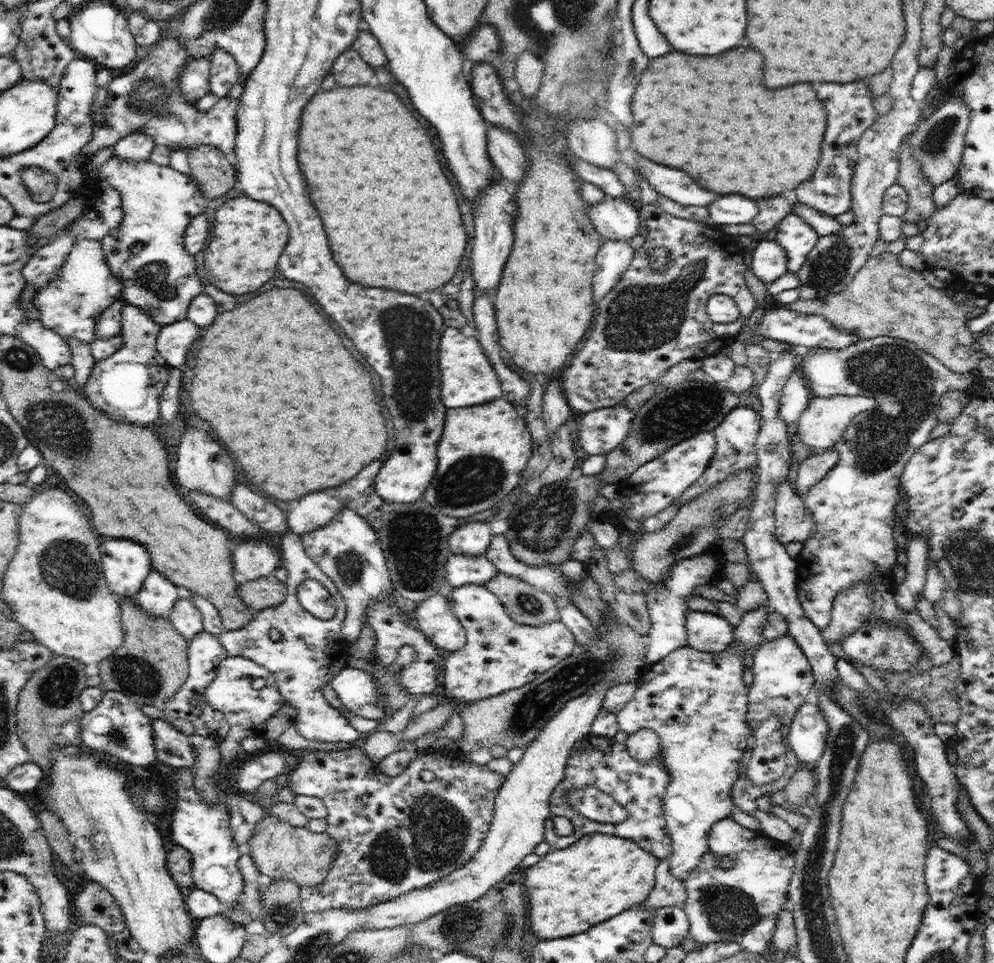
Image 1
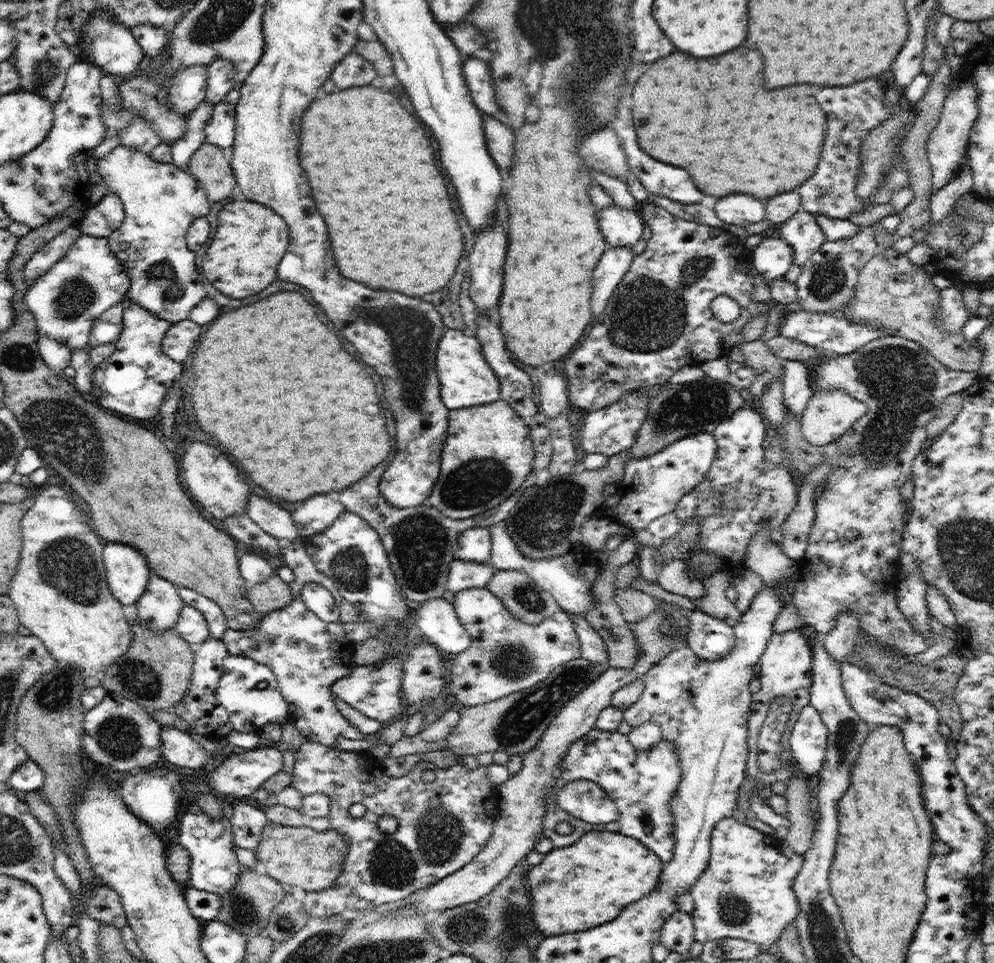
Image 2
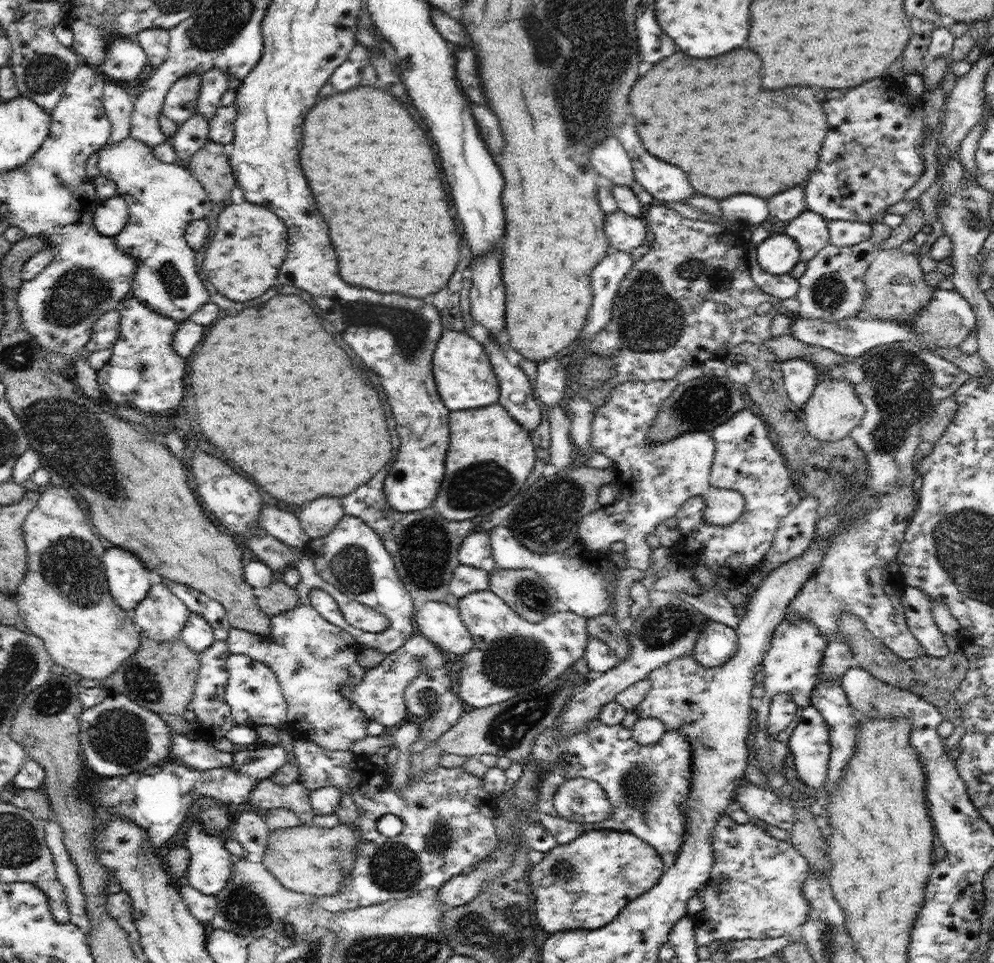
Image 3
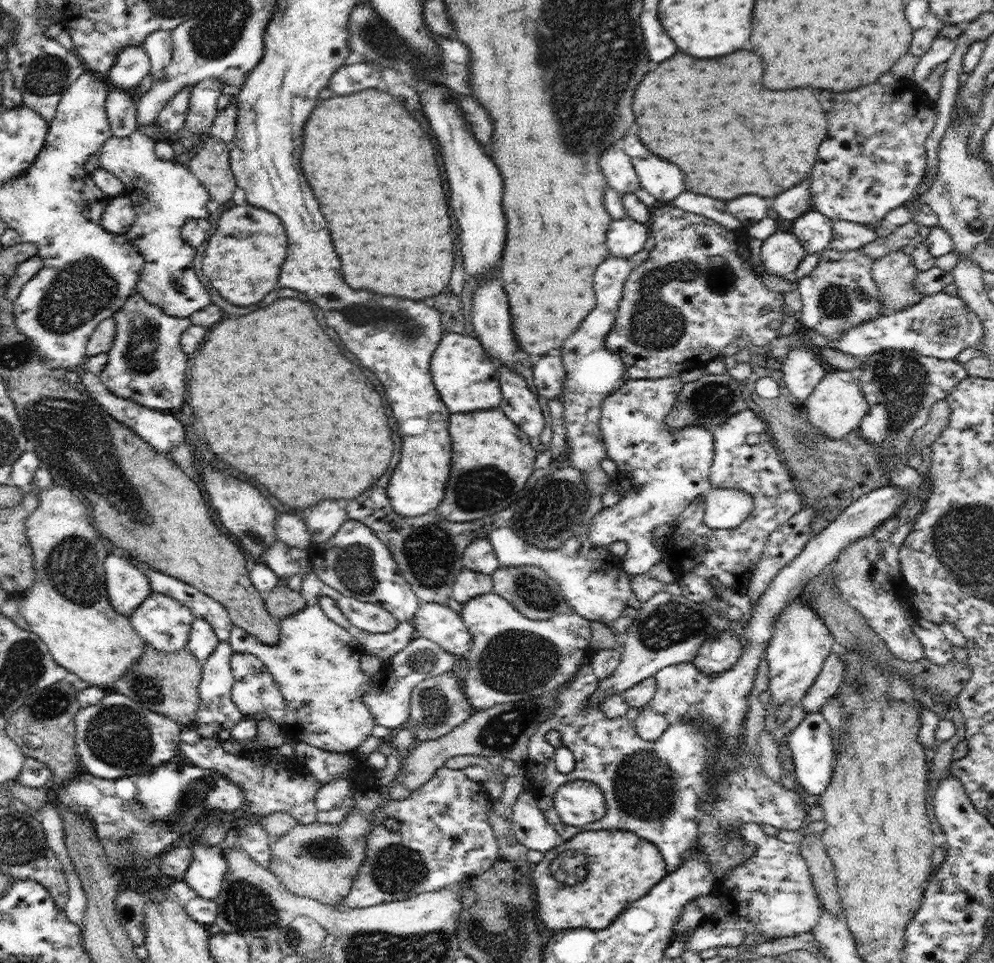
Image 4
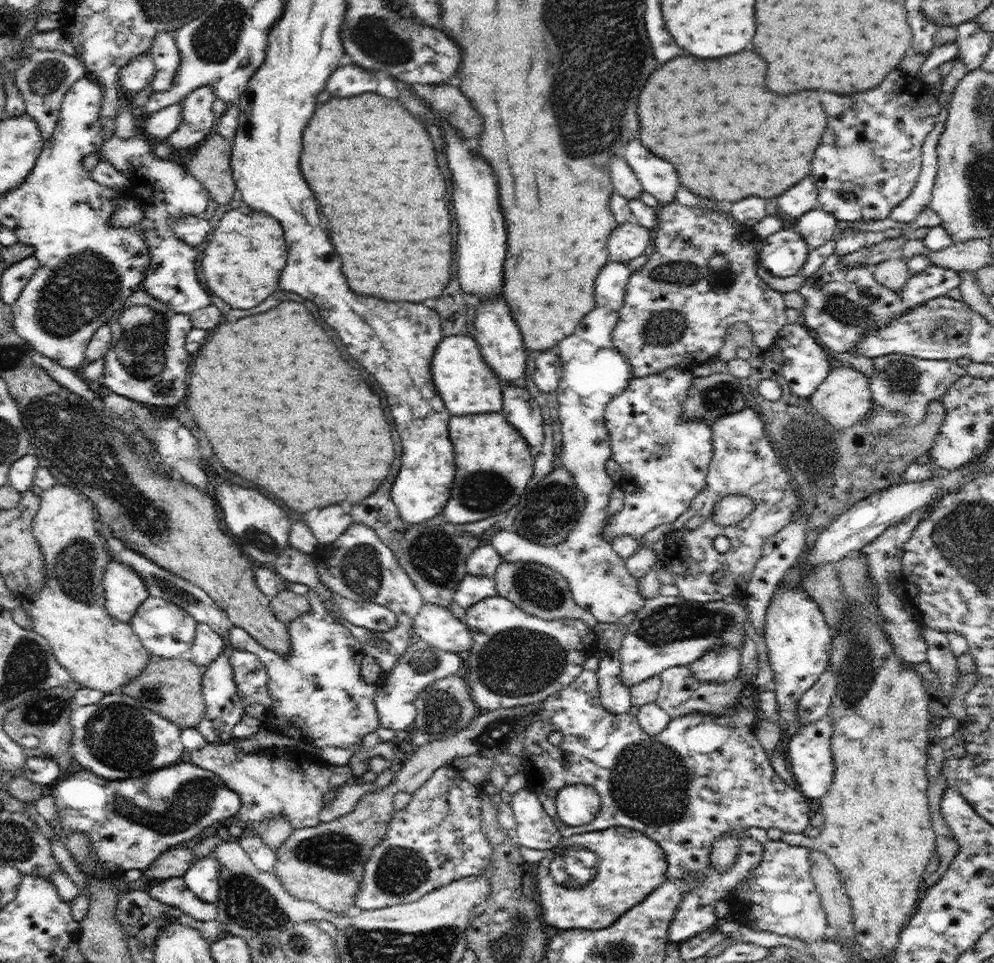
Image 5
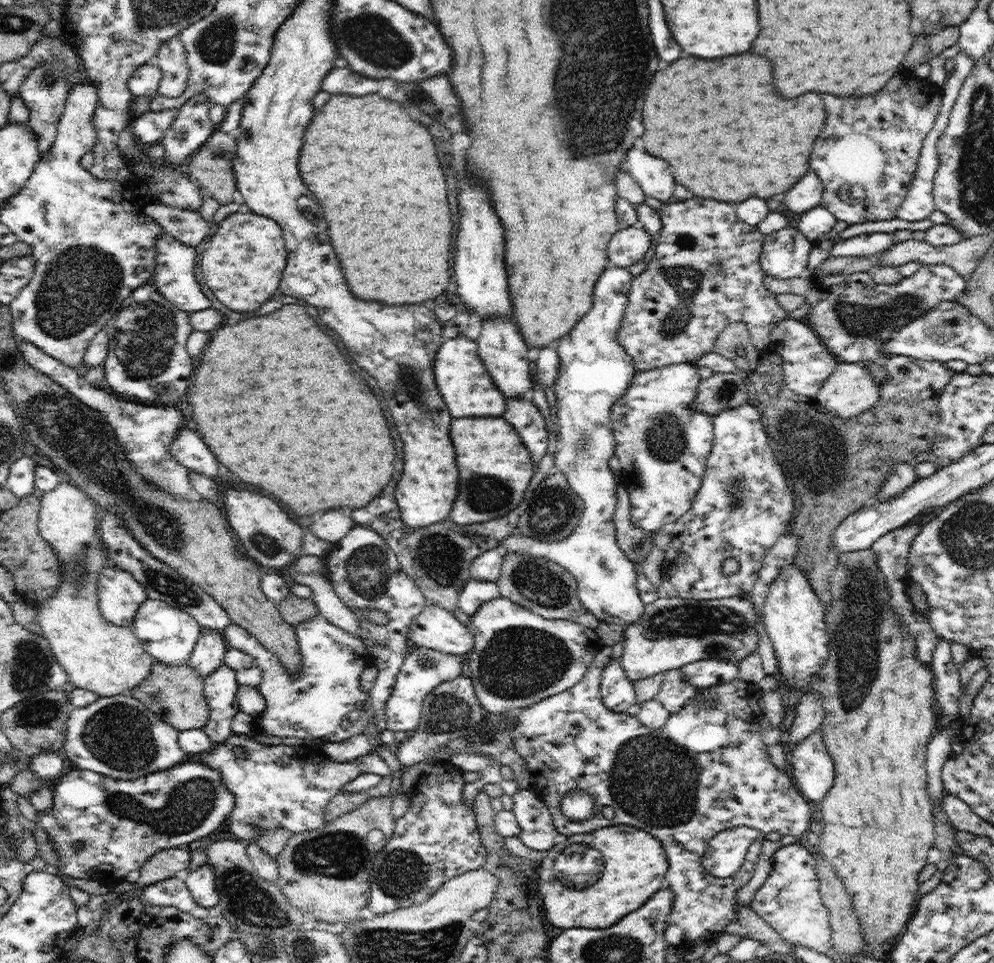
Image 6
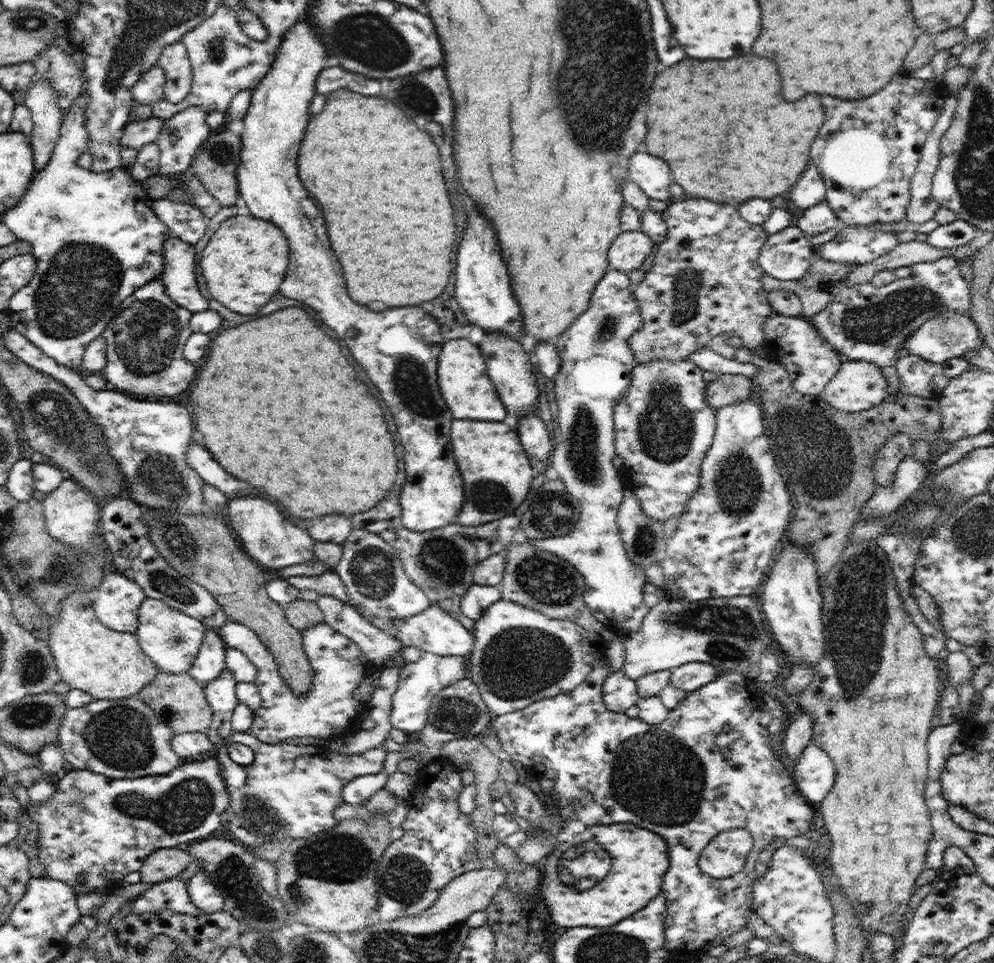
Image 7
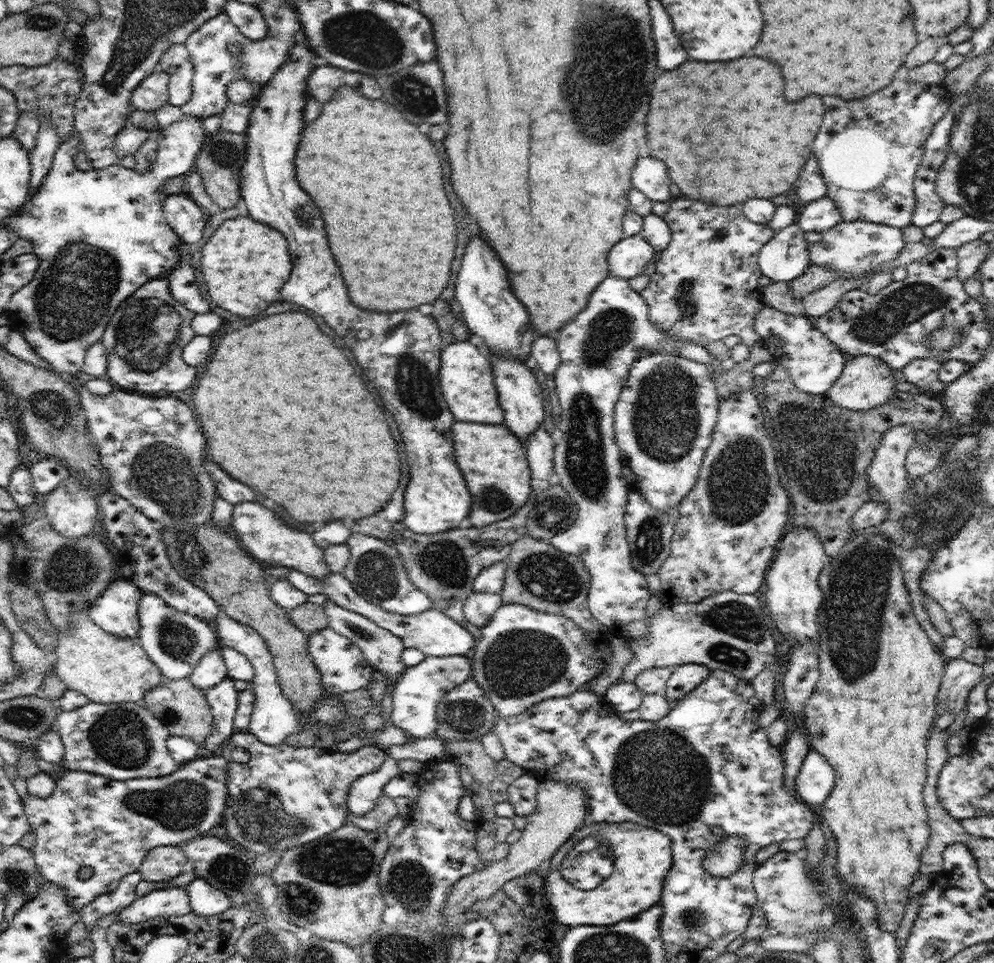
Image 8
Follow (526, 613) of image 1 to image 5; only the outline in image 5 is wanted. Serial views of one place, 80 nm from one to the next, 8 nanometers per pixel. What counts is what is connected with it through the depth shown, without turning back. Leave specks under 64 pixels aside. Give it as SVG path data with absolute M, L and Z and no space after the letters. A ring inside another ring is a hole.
M502 561L493 577L497 588L497 594L511 600L518 608L524 612L546 620L559 618L577 618L583 620L590 628L594 628L598 621L592 613L576 604L573 599L567 580L549 566L544 566L539 562Z

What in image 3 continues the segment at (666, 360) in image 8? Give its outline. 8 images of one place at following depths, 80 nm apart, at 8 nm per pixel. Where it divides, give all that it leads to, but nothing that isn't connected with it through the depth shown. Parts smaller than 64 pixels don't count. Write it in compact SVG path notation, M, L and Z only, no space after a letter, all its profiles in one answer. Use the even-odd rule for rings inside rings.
M676 379L625 382L610 391L593 418L590 446L596 453L605 454L614 461L619 500L582 518L578 541L591 551L607 554L612 543L623 542L628 568L642 571L650 568L652 548L646 542L646 536L653 534L664 520L674 519L680 507L691 499L699 498L703 503L703 524L716 527L734 524L746 506L746 498L737 490L711 485L711 464L716 444L710 432L688 431L656 446L648 444L648 433L662 402L678 385Z

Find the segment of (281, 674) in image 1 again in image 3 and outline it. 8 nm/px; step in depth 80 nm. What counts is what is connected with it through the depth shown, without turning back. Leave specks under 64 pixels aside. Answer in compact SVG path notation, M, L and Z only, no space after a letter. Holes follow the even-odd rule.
M299 549L299 560L295 568L301 576L298 586L295 586L299 596L298 606L271 617L269 636L231 627L226 640L227 646L231 654L244 654L254 661L269 666L274 672L287 702L287 723L284 728L291 732L294 740L312 741L328 750L342 750L349 753L348 748L354 742L366 738L369 720L348 697L340 694L340 687L354 686L364 679L364 668L356 660L362 646L343 628L322 618L310 602L310 591L313 588L321 588L331 594L345 620L352 627L376 633L386 630L390 623L384 613L379 613L374 607L366 606L366 603L349 599L346 594L326 582L317 573L312 558L302 549Z

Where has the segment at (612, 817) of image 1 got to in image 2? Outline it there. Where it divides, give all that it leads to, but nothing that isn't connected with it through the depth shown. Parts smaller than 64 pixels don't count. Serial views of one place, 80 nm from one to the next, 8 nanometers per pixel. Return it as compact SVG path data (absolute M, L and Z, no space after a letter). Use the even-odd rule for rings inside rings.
M588 780L567 782L555 802L568 814L590 824L608 824L619 815L616 803L598 784Z

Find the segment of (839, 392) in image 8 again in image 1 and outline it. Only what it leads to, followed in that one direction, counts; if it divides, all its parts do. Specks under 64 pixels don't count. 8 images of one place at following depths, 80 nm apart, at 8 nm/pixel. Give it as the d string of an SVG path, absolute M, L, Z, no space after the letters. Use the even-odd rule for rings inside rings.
M834 395L829 397L812 397L806 410L794 423L794 429L806 446L812 448L812 450L816 449L818 452L823 452L836 446L837 440L857 414L871 411L874 406L876 406L876 401L866 396Z

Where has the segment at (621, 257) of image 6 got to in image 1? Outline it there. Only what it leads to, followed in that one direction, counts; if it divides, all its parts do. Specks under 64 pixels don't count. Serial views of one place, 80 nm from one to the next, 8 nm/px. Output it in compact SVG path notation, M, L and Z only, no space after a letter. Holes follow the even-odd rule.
M606 196L604 201L590 205L588 210L594 230L604 240L629 241L639 234L639 212L626 198Z

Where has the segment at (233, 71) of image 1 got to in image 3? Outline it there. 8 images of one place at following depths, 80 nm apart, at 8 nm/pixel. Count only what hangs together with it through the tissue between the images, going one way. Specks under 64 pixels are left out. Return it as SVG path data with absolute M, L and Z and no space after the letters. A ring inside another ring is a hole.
M219 68L207 70L201 76L201 87L195 112L210 120L221 105L222 95L229 89L226 73Z

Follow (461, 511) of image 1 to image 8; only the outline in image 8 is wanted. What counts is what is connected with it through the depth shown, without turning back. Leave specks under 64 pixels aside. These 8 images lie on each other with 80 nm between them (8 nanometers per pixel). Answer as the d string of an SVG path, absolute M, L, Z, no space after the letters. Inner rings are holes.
M454 422L456 462L472 494L471 511L465 524L482 528L512 516L532 495L531 470L521 442L506 425L482 426L474 422Z

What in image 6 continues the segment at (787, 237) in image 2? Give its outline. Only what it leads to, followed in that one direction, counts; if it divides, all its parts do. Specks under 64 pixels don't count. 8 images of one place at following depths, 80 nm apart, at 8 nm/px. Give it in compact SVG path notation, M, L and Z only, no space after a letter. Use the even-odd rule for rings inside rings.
M818 206L803 212L801 214L798 230L808 238L812 246L826 240L826 234L829 234L836 225L837 218L826 208Z

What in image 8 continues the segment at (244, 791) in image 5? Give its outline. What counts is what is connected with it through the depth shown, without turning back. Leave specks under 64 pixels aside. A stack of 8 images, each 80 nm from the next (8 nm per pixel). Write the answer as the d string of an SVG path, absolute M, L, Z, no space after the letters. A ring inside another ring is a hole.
M236 731L220 747L219 753L228 761L228 774L226 774L228 800L223 812L223 824L228 836L252 852L258 852L260 850L258 846L263 844L268 846L268 850L280 855L293 846L318 840L342 828L347 823L349 813L347 798L350 785L360 776L376 772L378 768L384 766L388 757L387 750L376 744L364 745L350 753L329 751L314 746L294 748L286 743L270 746L260 742L250 731ZM236 746L244 748L250 754L248 762L238 763L232 759L232 749Z

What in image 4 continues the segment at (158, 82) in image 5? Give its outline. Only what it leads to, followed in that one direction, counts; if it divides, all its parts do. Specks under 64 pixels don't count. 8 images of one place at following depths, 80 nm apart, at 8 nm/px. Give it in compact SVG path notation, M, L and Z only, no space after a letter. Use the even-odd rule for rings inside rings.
M157 30L149 34L142 47L149 56L153 78L162 78L173 55L171 31Z

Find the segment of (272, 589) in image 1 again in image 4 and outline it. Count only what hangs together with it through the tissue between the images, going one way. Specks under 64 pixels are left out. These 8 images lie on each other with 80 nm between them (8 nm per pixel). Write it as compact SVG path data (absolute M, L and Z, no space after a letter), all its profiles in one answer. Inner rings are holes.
M281 581L271 590L265 600L267 611L276 619L282 620L306 606L301 592L290 590L286 582Z

